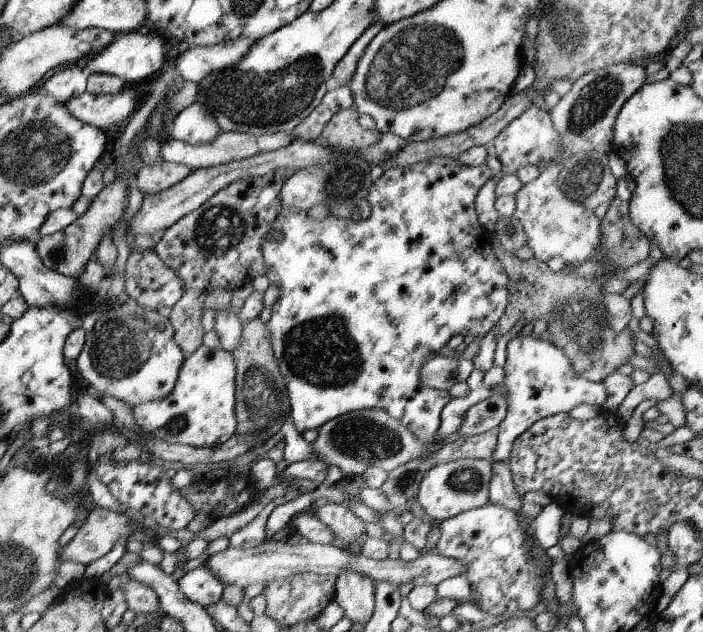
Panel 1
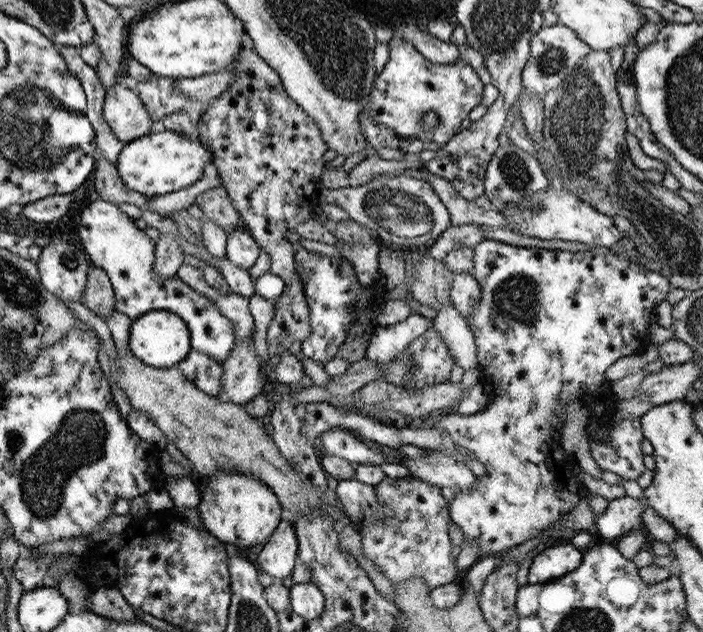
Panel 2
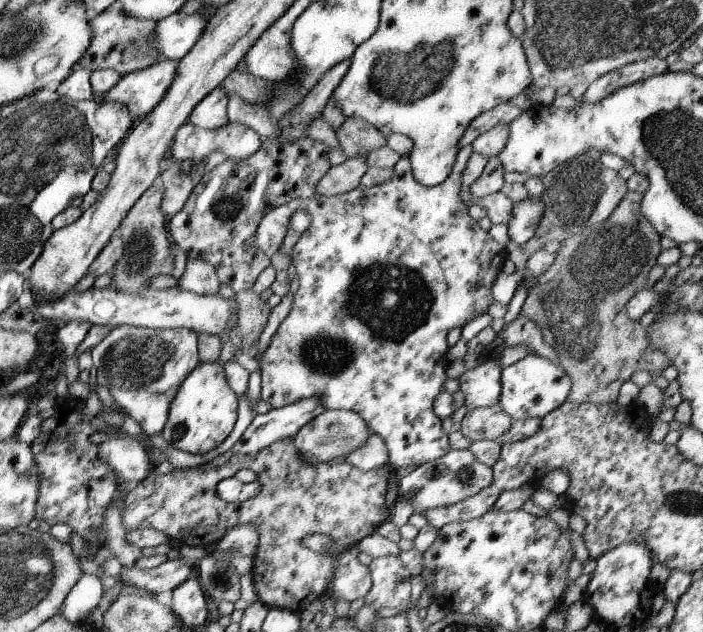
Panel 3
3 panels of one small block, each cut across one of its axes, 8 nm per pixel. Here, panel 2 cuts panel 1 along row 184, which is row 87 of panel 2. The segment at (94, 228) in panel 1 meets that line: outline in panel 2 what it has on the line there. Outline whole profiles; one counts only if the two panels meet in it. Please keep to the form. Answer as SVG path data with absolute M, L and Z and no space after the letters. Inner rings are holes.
M119 85L107 88L101 106L101 117L117 140L124 143L151 132L151 121L136 92Z

